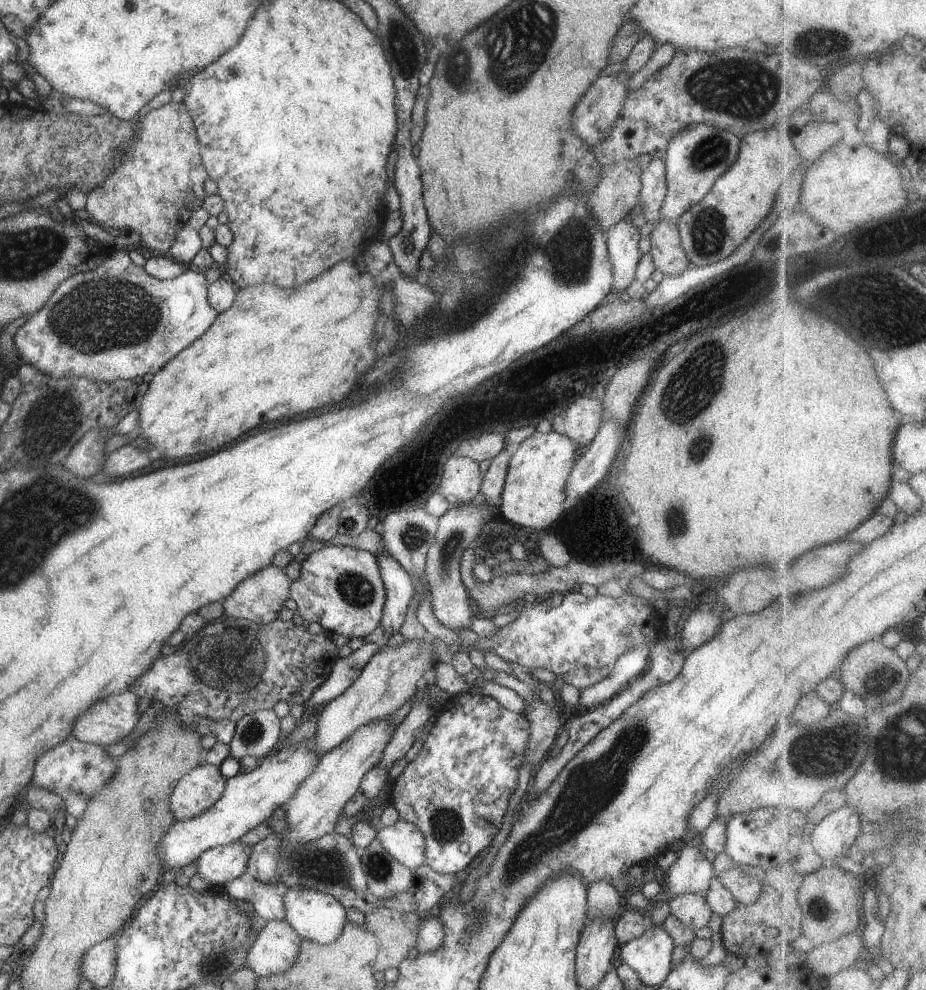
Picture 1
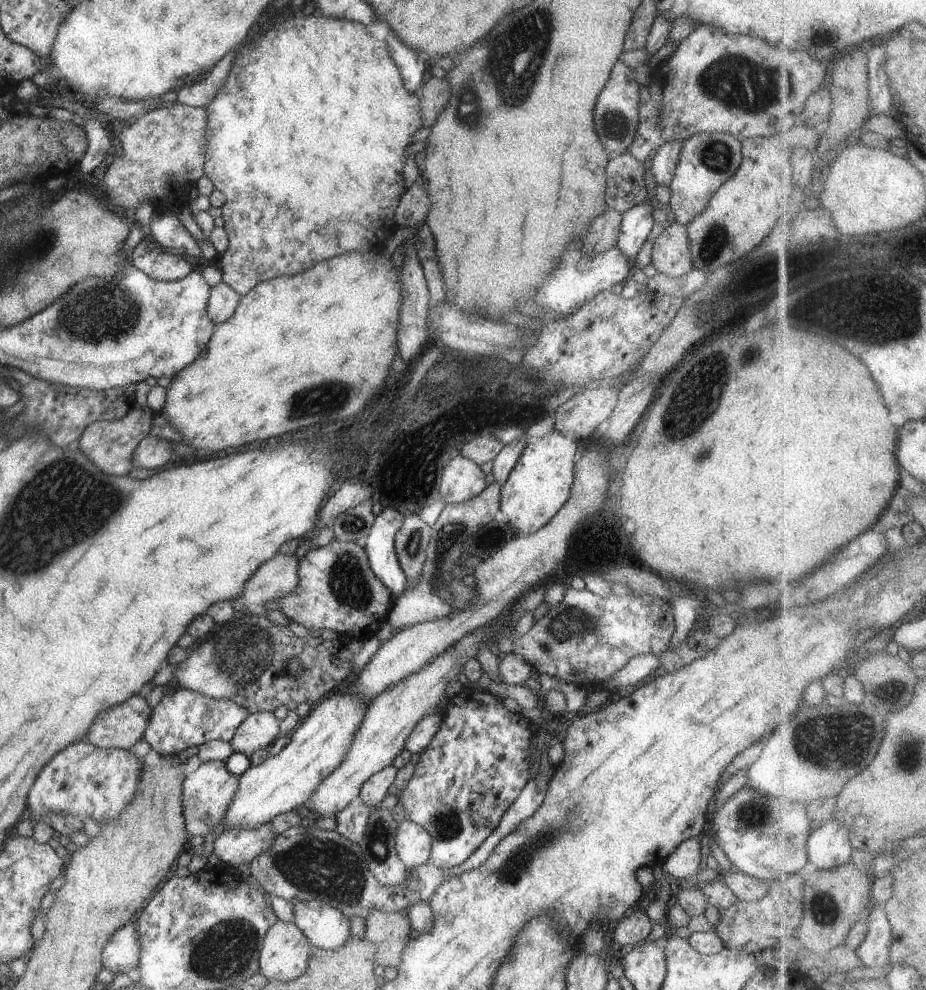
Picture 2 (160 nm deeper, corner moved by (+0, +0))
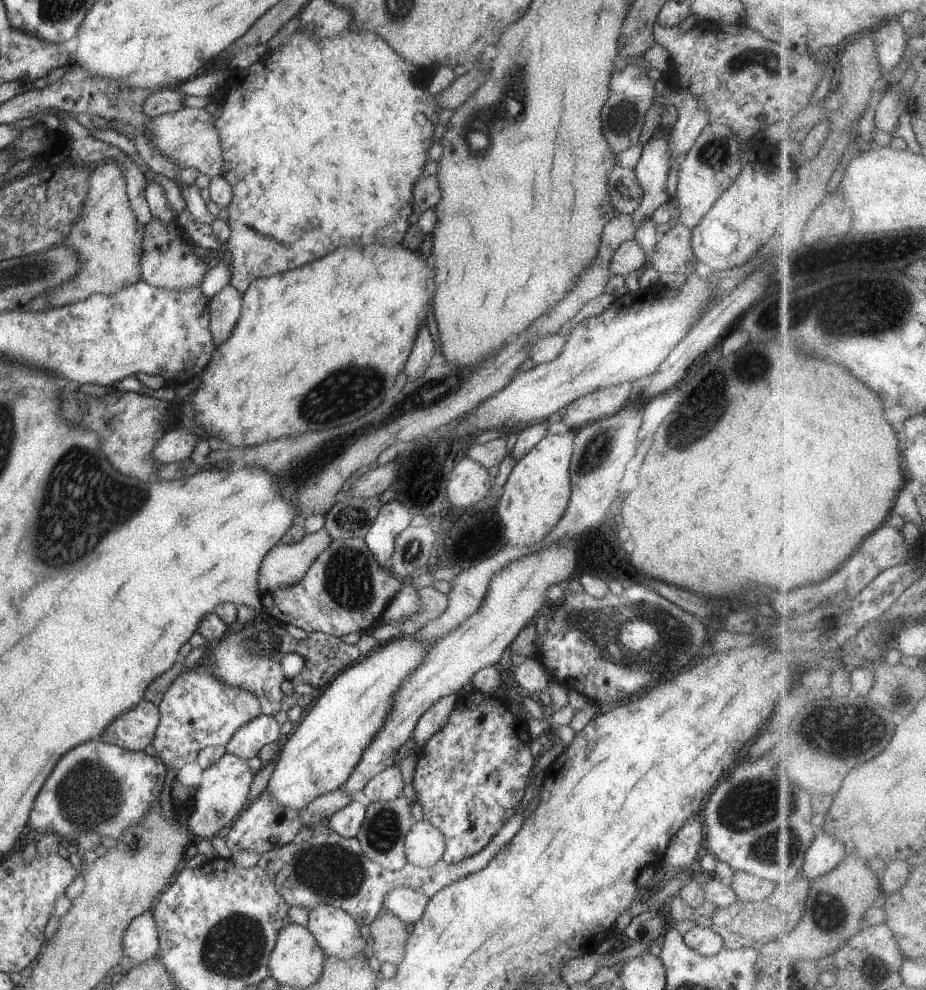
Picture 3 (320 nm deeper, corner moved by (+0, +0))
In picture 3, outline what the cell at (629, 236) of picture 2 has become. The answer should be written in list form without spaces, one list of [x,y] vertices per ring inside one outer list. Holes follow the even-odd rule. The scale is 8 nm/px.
[[[666,128],[656,130],[644,146],[640,161],[633,169],[643,191],[642,202],[631,215],[636,230],[642,222],[650,220],[652,214],[662,204],[670,202],[670,197],[666,194],[666,181],[671,168],[670,154],[668,154],[669,137],[670,130]]]

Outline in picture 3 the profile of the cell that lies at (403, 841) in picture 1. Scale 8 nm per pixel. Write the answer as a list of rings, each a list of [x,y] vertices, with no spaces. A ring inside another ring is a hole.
[[[428,820],[415,821],[404,842],[407,863],[424,869],[439,862],[446,849],[444,834],[428,824]]]

